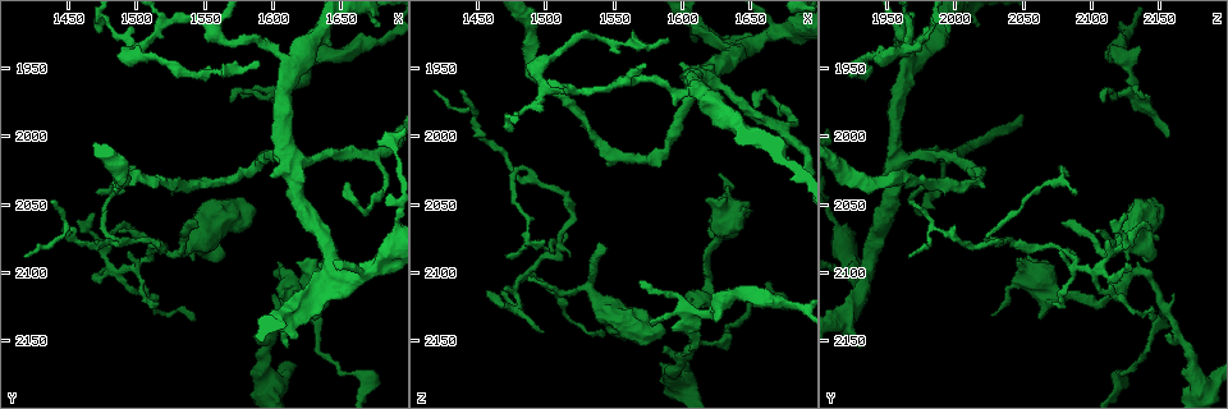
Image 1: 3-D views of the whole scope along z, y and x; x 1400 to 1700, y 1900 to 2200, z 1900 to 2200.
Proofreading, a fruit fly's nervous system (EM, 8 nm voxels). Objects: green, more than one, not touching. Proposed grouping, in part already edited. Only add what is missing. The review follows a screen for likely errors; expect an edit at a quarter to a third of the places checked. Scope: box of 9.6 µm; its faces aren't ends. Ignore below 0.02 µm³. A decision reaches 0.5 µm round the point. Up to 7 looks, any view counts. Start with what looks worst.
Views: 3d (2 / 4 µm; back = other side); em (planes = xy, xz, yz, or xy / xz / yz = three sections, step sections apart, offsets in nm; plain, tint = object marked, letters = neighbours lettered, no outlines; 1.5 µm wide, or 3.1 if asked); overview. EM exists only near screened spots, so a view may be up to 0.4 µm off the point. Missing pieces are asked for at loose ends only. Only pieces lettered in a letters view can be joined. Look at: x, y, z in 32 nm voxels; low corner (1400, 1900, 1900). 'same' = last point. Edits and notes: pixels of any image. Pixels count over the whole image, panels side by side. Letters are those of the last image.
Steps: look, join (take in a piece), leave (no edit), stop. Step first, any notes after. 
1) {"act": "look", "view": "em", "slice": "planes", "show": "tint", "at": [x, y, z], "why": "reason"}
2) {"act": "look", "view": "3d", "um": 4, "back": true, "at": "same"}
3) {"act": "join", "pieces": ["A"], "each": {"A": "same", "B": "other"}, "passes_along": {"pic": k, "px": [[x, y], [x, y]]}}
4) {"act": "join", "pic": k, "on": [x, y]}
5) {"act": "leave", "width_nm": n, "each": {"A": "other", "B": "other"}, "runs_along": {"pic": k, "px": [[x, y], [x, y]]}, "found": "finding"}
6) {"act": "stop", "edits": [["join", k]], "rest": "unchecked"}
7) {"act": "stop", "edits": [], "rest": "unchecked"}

{"act": "look", "view": "em", "slice": "xz", "step": 4, "show": "letters", "at": [1544, 2066, 2082], "why": "branch stops here"}

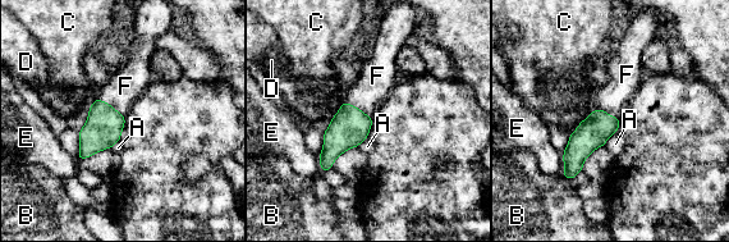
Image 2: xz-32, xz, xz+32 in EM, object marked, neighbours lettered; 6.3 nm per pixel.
{"act": "join", "pieces": ["F"], "longest_contact_nm": ["C", 240], "each": {"A": "other", "B": "other", "C": "other", "D": "other", "E": "other", "F": "same"}, "passes_along": {"pic": 2, "px": [[102, 129], [110, 105], [125, 86]]}, "found": "the neuron continues"}

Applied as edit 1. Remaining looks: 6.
{"act": "look", "view": "overview", "why": "redraw"}

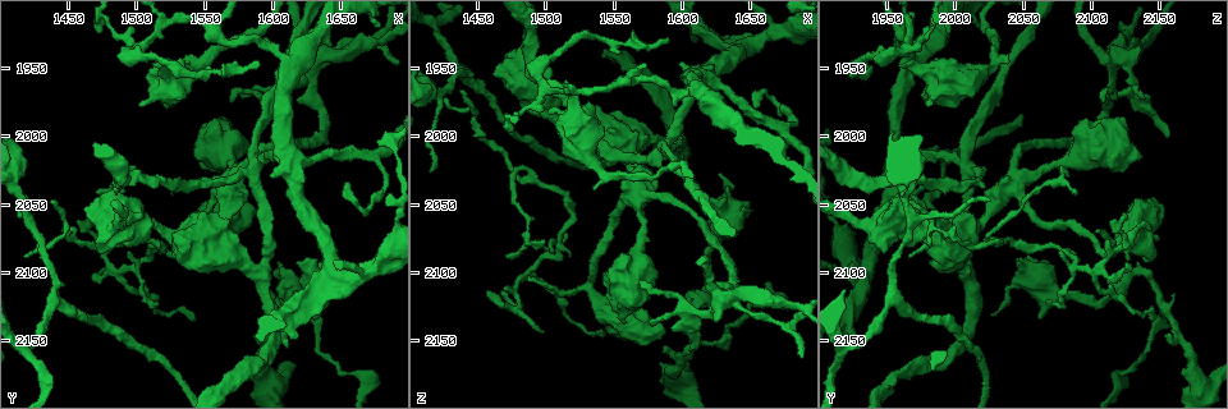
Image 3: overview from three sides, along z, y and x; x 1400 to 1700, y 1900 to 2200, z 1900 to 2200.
{"act": "look", "view": "3d", "um": 2, "at": [1472, 1926, 1996], "why": "thin end"}

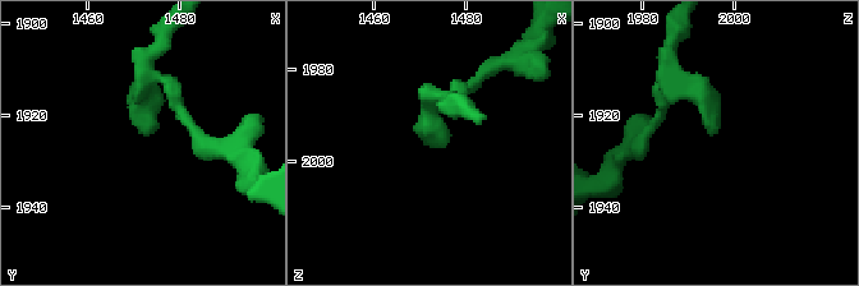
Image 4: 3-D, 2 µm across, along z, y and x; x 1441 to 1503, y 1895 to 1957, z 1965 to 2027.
{"act": "look", "view": "em", "slice": "yz", "step": 4, "show": "letters", "at": [1473, 1925, 1995]}

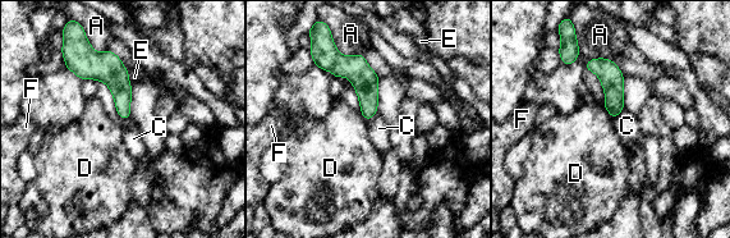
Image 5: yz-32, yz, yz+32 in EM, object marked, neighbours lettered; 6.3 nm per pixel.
{"act": "leave", "each": {"A": "other", "C": "other", "D": "other", "E": "other", "F": "other"}, "border": {"pic": 5, "px": [[624, 109], [613, 118]]}, "found": "no lettered piece goes on from it"}

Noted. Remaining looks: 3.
{"act": "look", "view": "em", "slice": "xz", "step": 8, "show": "letters", "at": [1472, 2042, 2088], "why": "free end"}

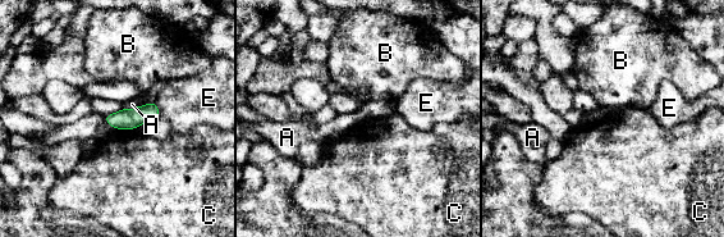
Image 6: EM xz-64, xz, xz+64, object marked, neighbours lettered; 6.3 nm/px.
{"act": "look", "view": "em", "slice": "planes", "show": "letters", "at": "same", "why": "another direction"}

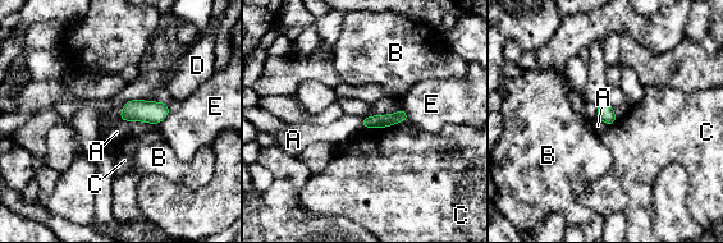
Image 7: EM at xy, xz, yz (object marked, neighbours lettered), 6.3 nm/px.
{"act": "leave", "each": {"A": "other", "B": "other", "C": "other", "D": "other", "E": "other"}, "runs_along": {"pic": 7, "px": [[403, 115], [365, 124]]}, "found": "no lettered piece goes on from it"}

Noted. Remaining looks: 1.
{"act": "stop", "edits": [["join", 2]], "rest": "unchecked"}

